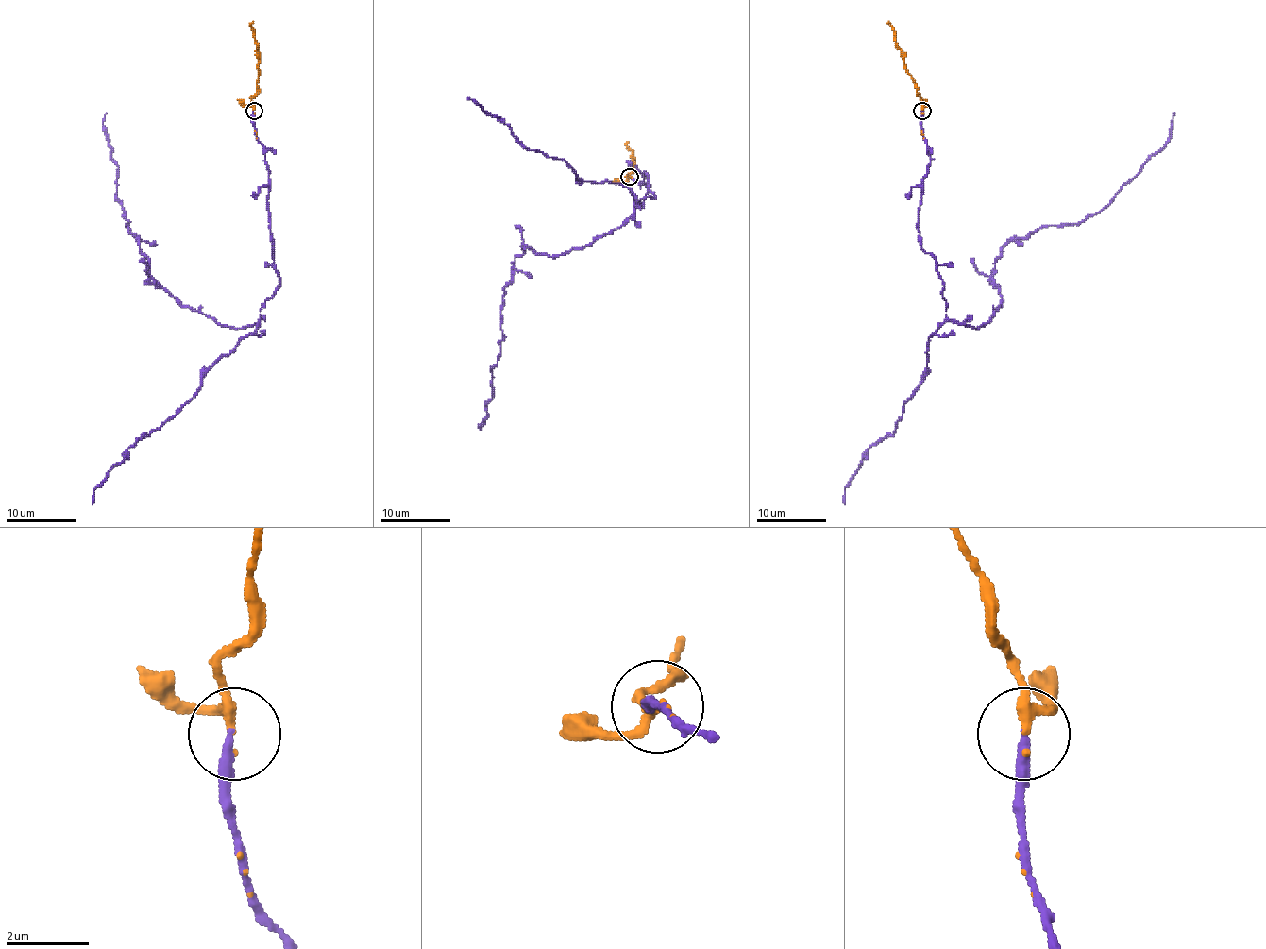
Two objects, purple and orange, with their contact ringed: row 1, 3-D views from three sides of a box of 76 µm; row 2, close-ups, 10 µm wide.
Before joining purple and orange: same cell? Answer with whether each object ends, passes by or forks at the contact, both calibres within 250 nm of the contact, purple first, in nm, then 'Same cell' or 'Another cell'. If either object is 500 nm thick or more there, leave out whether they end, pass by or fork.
At the ring purple ends. At the ring orange passes by. Thickness 220 nm (purple) against 200 nm. Same cell

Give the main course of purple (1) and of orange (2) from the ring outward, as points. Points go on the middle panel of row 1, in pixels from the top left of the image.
1: (630, 177), (640, 185), (648, 175), (654, 197), (635, 200), (619, 227), (586, 245), (514, 258), (481, 430)
2: (630, 177), (626, 177), (632, 171), (633, 159), (628, 143)

